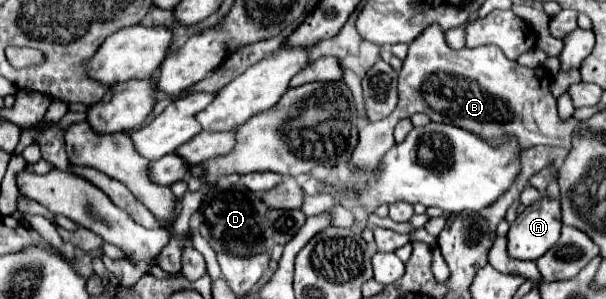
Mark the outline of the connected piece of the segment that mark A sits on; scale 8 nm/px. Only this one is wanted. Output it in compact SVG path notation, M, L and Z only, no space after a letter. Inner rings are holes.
M541 197L517 215L507 233L507 251L513 259L535 261L557 243L561 227L561 203L551 197Z

